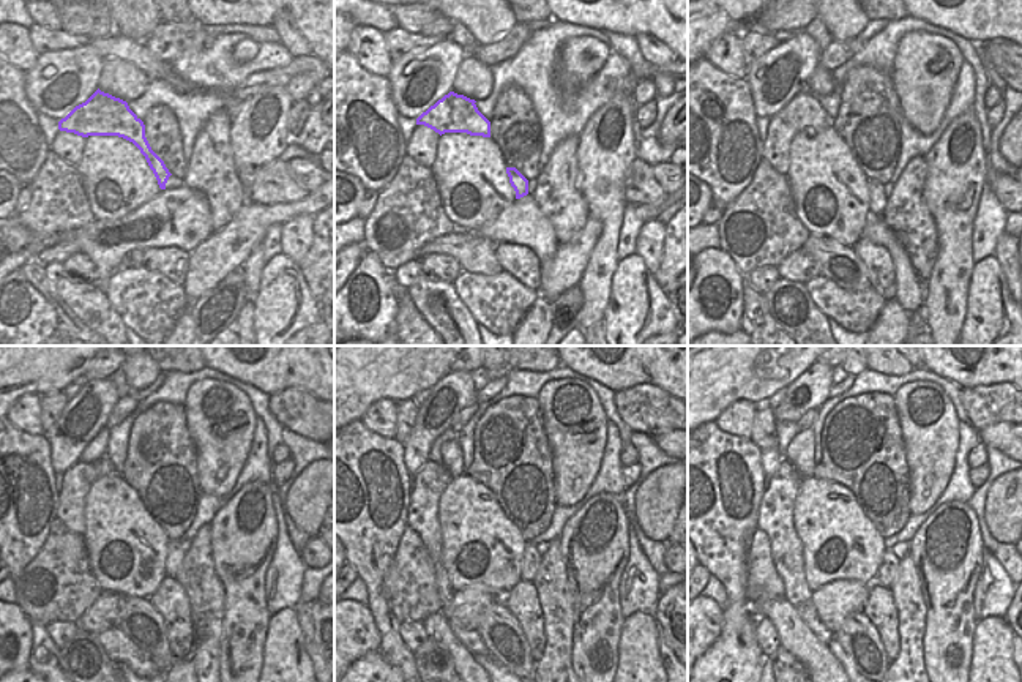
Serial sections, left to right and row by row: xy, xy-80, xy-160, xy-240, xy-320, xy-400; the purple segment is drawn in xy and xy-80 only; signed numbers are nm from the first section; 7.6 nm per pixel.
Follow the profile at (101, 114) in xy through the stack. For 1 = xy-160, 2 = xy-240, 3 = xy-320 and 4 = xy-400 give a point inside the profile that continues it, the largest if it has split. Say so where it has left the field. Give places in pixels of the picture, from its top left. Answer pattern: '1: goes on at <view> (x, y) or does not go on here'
1: goes on at xy-160 (805, 111)
2: goes on at xy-240 (174, 553)
3: goes on at xy-320 (530, 561)
4: goes on at xy-400 (887, 572)

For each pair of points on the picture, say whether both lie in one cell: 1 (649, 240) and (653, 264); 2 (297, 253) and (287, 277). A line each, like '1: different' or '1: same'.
1: same
2: different

